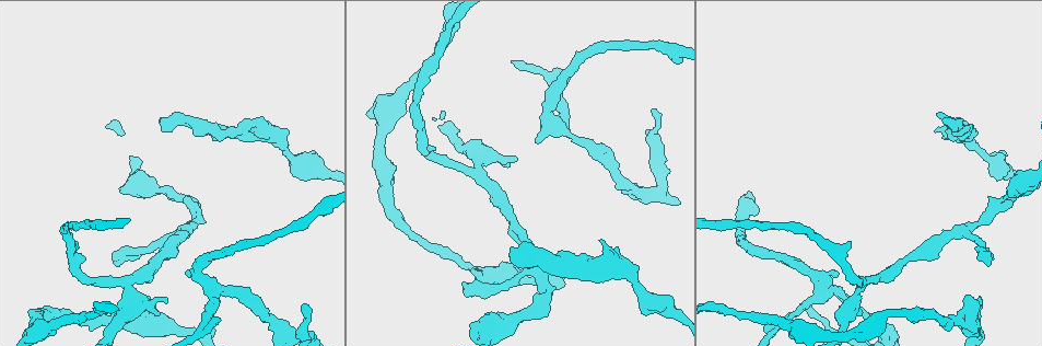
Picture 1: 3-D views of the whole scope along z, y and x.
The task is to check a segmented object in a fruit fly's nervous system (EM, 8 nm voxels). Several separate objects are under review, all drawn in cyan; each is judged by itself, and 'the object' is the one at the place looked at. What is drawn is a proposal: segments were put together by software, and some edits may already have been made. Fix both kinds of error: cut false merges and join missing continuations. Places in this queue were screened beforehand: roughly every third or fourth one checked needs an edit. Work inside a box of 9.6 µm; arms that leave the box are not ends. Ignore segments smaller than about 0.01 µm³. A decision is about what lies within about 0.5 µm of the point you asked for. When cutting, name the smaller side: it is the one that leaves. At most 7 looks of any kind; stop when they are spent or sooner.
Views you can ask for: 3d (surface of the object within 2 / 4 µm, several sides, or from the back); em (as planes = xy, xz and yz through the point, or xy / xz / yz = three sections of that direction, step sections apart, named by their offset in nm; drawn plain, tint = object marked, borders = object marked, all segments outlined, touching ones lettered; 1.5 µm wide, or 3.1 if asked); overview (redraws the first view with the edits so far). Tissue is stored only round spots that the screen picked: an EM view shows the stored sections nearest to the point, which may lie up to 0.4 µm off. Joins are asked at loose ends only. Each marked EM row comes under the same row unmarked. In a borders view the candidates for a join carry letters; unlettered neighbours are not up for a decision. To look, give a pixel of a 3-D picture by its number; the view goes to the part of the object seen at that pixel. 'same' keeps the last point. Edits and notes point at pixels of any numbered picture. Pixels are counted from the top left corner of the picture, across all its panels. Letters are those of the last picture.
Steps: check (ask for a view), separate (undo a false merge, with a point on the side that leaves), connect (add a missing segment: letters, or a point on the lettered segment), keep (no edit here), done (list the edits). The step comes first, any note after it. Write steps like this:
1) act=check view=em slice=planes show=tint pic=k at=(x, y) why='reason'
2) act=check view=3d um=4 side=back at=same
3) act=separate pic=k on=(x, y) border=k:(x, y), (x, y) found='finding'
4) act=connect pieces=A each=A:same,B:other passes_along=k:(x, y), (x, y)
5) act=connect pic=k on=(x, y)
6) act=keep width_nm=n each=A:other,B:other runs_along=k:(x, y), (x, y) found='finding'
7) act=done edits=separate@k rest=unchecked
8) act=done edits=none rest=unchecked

act=check view=em slice=planes show=borders pic=1 at=(569, 78) why='free end'

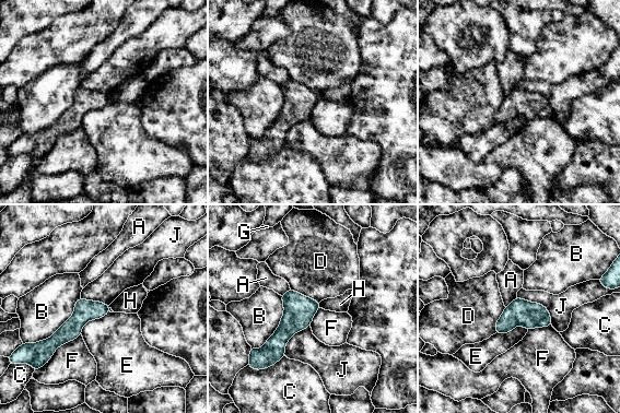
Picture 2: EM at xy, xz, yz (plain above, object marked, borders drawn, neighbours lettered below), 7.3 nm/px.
act=keep each=A:other,B:other,C:other,D:other,E:other,F:other,G:other,H:other,J:other found='no lettered segment goes on from it'

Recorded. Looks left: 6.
act=check view=em slice=planes show=tint pic=1 at=(137, 301) why='sharp bend'

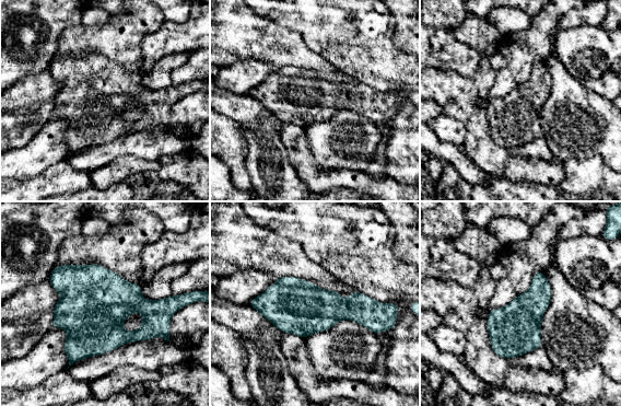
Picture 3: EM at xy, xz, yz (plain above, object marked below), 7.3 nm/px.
act=check view=em slice=planes show=borders at=same why='see the neighbours'

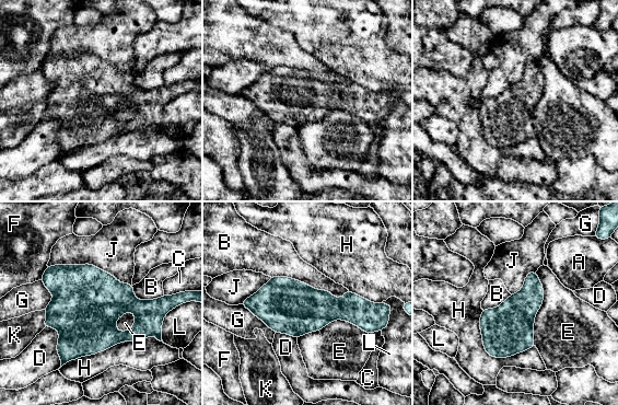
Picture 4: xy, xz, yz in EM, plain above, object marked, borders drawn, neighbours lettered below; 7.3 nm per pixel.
act=keep width_nm=320 each=A:other,B:other,C:other,D:other,E:other,F:other,G:other,H:other,J:other,K:other,L:other border=4:(47, 265), (93, 264), (131, 284) found='continuous, no second neuron'

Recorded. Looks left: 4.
act=check view=3d um=2 side=back pic=1 at=(192, 125) why='two arms at a narrow angle'

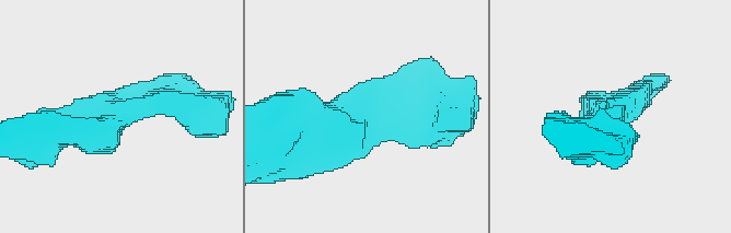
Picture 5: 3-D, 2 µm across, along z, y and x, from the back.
act=check view=em slice=yz step=4 show=tint pic=5 at=(608, 113) arms=3 arm_widths_nm=170,240,300 why='need the tissue'

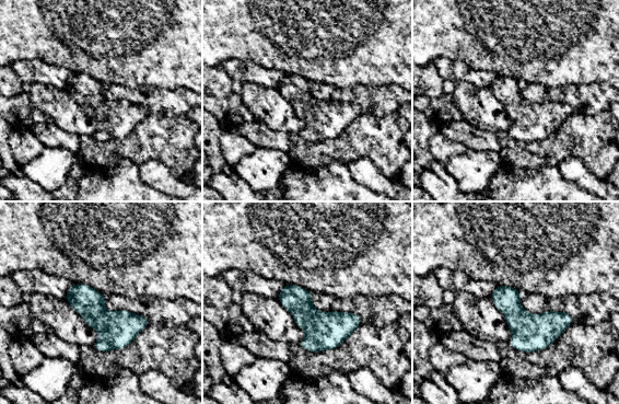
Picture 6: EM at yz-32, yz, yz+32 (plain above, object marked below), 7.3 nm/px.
act=check view=em slice=yz step=4 show=borders at=same why='what lies round it'

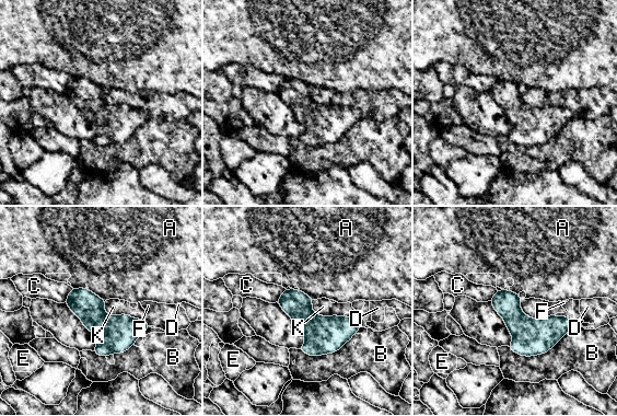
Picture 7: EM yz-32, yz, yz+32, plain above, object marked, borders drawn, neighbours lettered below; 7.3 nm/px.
act=keep width_nm=200 each=A:other,B:other,C:other,D:other,E:other,F:other,K:other found='continuous, no second neuron'

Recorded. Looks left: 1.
act=done edits=none rest=unchecked

